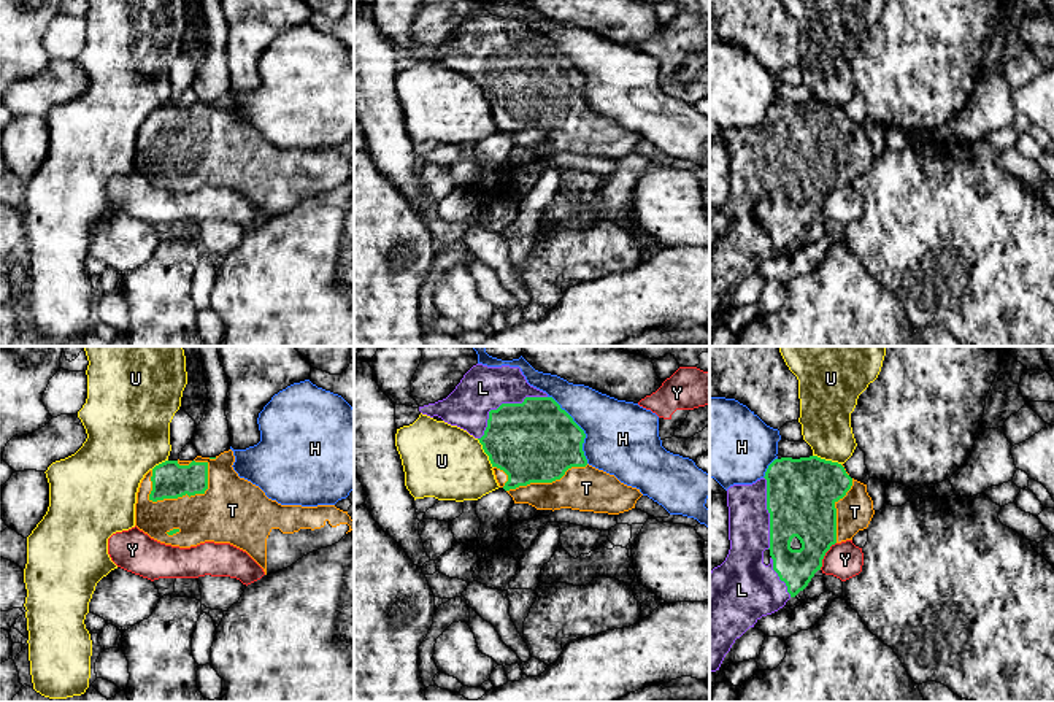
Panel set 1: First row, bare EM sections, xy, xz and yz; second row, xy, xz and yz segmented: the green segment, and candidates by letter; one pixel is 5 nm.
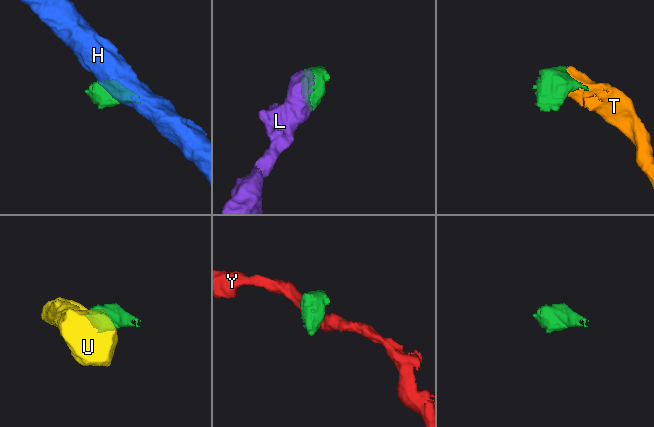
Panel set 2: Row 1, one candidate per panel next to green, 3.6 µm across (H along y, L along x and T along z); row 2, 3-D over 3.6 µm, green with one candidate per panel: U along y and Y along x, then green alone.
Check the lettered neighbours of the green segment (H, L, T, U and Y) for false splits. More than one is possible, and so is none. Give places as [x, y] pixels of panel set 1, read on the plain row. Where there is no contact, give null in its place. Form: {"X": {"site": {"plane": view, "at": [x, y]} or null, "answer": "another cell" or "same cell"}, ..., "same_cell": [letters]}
{"H": {"site": {"plane": "xz", "at": [581, 73]}, "answer": "another cell"}, "L": {"site": {"plane": "xz", "at": [503, 48]}, "answer": "same cell"}, "T": {"site": {"plane": "xy", "at": [189, 140]}, "answer": "same cell"}, "U": {"site": {"plane": "xz", "at": [484, 96]}, "answer": "another cell"}, "Y": {"site": {"plane": "yz", "at": [824, 199]}, "answer": "another cell"}, "same_cell": ["L", "T"]}

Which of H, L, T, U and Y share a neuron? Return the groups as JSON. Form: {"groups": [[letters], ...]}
{"groups": [["H"], ["L", "T"], ["U"], ["Y"]]}

